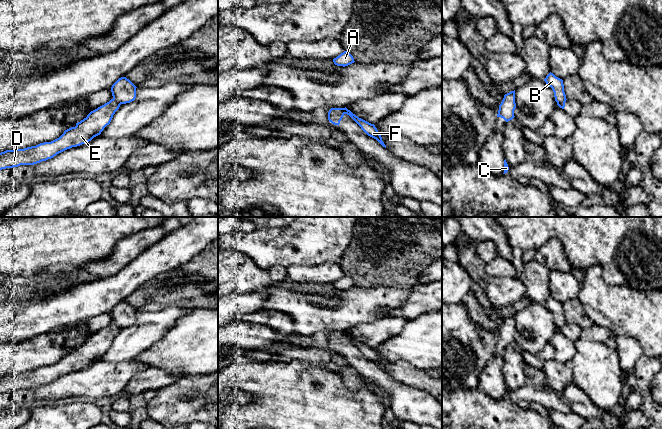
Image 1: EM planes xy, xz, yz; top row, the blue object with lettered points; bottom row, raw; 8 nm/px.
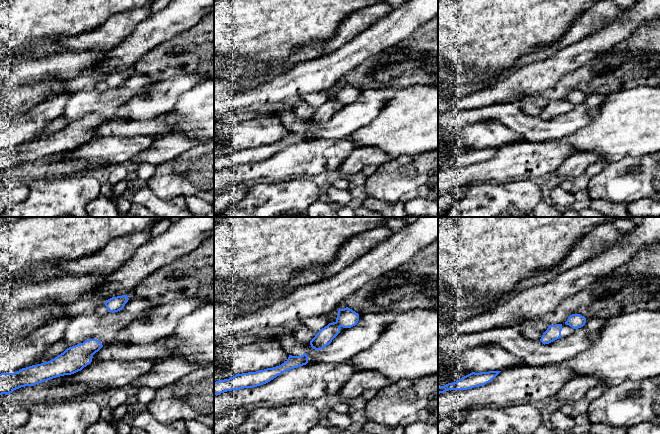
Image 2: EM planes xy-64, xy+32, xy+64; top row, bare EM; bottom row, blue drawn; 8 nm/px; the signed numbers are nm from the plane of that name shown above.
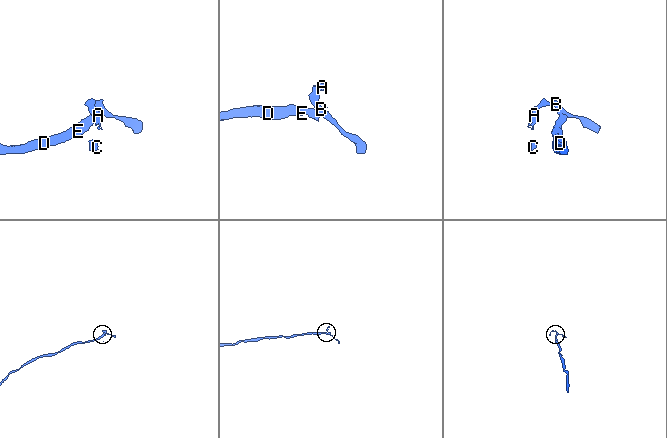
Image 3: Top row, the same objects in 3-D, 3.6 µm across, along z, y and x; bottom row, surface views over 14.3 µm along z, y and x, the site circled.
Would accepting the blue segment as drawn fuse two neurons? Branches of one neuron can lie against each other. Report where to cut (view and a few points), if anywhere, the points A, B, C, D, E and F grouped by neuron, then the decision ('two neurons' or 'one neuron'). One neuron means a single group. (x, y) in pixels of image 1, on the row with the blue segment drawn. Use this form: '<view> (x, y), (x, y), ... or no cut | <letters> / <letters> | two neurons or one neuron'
xy (113, 98), (120, 104) | A B C F / D E | two neurons

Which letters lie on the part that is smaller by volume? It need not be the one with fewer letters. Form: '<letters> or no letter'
A, B, C, F

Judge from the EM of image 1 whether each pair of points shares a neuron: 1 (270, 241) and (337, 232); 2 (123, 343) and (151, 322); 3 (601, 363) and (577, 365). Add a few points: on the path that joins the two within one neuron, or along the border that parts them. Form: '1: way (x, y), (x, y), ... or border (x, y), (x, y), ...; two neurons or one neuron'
1: way (287, 241), (306, 241), (320, 234); one neuron
2: way (130, 341), (144, 329); one neuron
3: way (595, 365), (583, 365); one neuron

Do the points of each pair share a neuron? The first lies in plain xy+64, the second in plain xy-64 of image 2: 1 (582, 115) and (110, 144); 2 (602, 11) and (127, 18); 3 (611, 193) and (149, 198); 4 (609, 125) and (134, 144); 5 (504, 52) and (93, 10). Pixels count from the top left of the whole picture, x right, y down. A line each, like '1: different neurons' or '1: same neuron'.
1: different neurons
2: same neuron
3: different neurons
4: different neurons
5: same neuron

